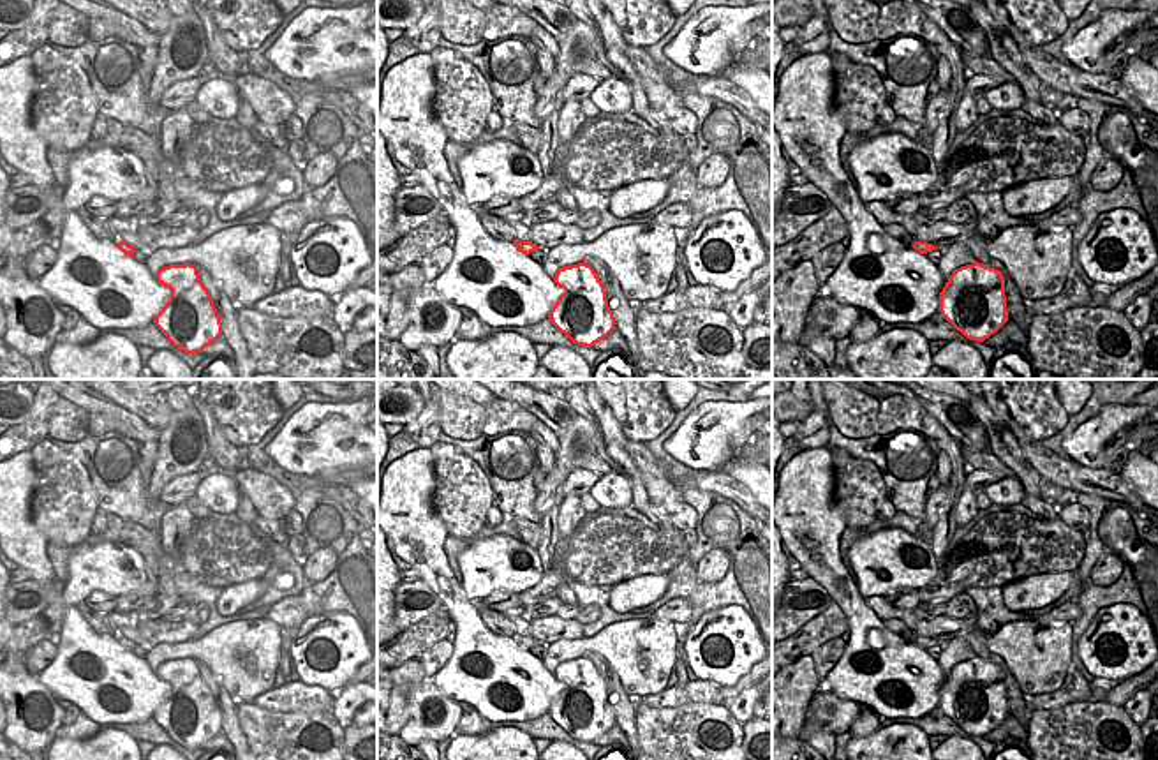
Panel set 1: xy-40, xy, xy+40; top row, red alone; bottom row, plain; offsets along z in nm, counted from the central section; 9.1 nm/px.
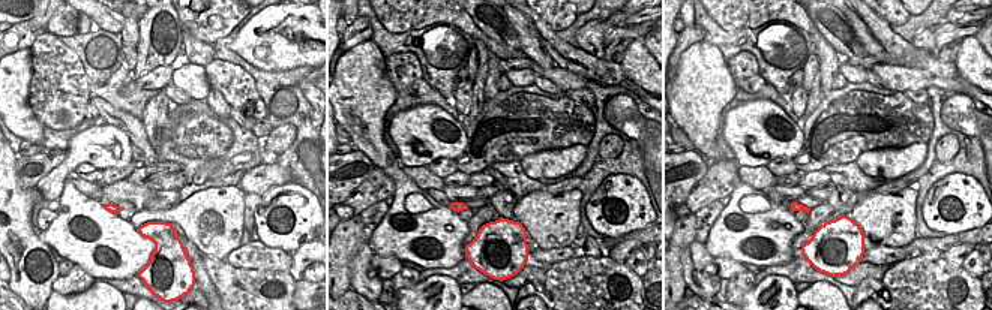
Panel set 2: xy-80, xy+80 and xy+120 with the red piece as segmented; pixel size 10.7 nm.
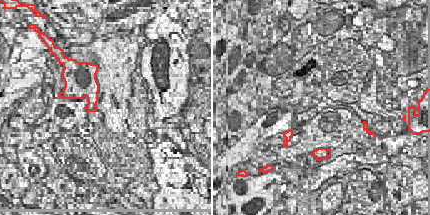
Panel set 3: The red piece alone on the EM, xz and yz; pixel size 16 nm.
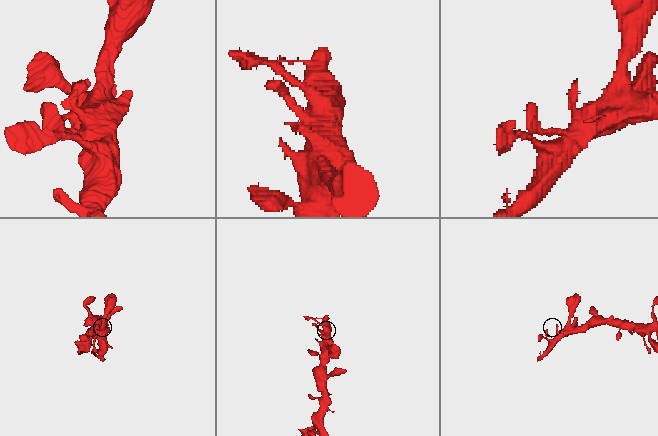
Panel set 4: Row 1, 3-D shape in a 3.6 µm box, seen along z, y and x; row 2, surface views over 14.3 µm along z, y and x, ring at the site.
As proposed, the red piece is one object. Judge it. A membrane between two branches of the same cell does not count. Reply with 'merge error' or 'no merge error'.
no merge error

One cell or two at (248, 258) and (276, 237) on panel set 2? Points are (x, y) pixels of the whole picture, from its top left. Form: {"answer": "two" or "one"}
{"answer": "two"}

